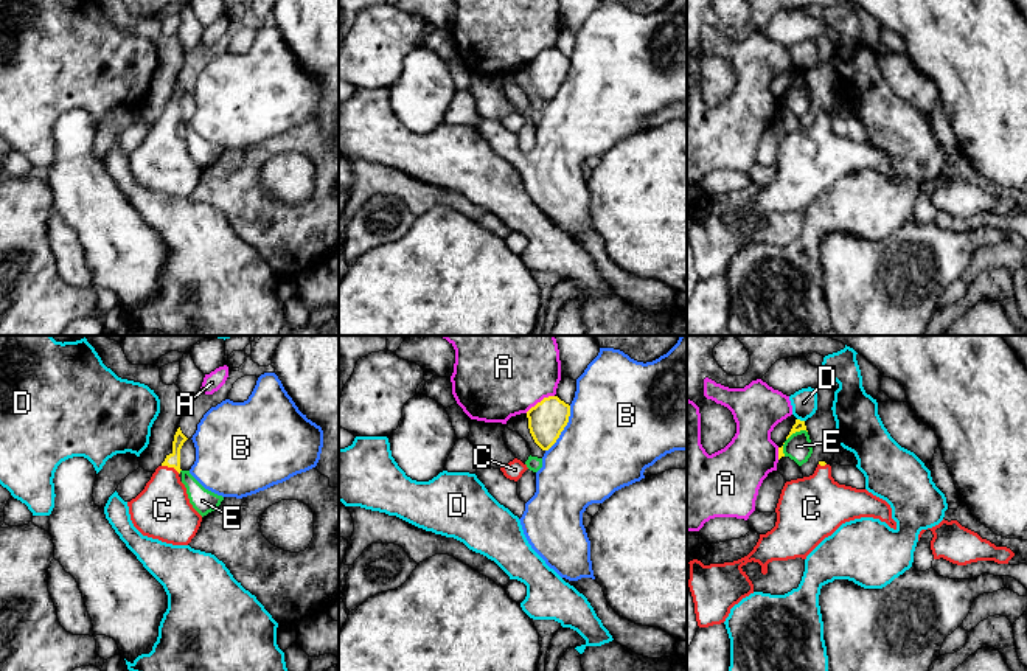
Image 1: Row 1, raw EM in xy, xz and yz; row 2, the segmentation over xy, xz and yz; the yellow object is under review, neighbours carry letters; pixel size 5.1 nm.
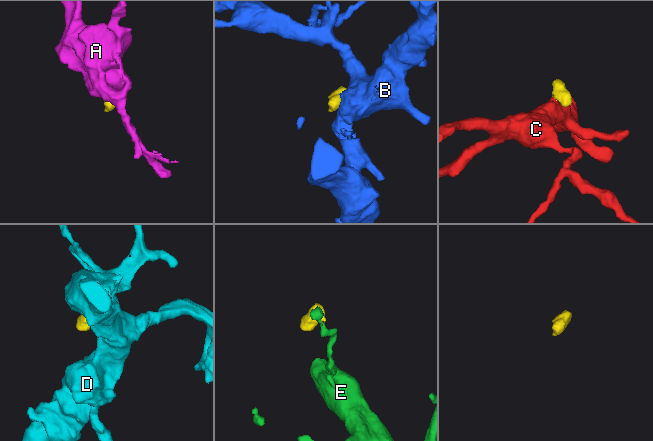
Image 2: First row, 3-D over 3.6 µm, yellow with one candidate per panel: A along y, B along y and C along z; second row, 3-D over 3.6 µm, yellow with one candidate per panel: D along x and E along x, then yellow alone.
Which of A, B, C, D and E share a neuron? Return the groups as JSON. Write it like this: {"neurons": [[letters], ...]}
{"neurons": [["A"], ["B"], ["C"], ["D"], ["E"]]}

